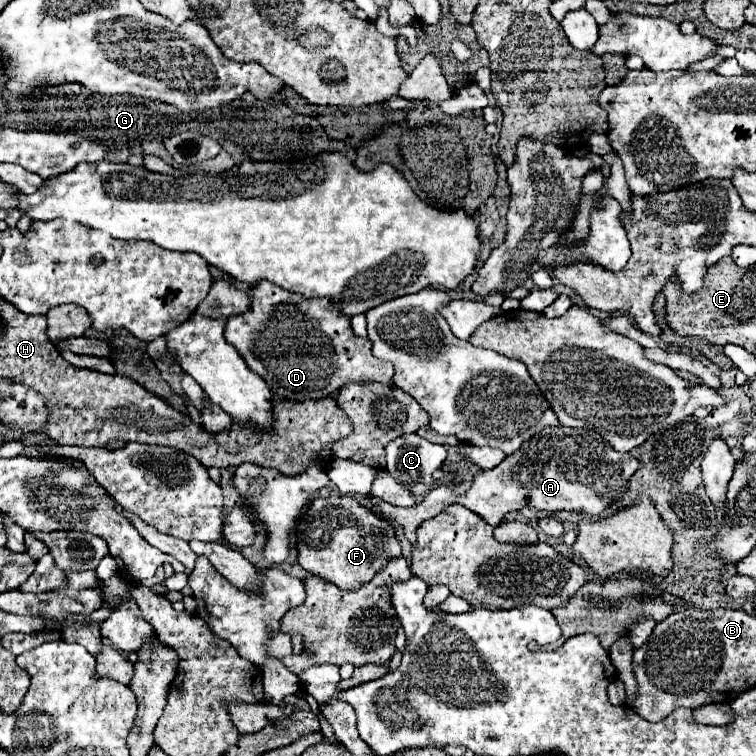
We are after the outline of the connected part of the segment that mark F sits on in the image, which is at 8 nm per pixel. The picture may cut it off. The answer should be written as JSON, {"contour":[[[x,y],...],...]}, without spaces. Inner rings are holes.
{"contour":[[[328,496],[316,498],[306,514],[300,516],[296,528],[298,540],[298,564],[348,592],[364,582],[370,582],[376,572],[382,570],[384,562],[402,556],[402,544],[396,536],[396,528],[386,520],[364,508],[352,496]]]}

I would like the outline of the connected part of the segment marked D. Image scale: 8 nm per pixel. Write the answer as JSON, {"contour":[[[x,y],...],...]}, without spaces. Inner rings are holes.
{"contour":[[[260,282],[260,286],[254,286],[248,294],[252,298],[250,310],[236,318],[228,318],[224,328],[224,338],[238,350],[248,368],[266,380],[268,388],[274,392],[278,400],[304,402],[304,400],[320,400],[326,396],[336,396],[336,390],[340,390],[348,382],[356,382],[362,386],[370,382],[394,386],[392,364],[380,362],[376,356],[372,356],[372,344],[368,340],[358,338],[352,332],[350,320],[344,318],[342,314],[336,314],[336,310],[330,308],[328,298],[304,300],[300,298],[300,294],[280,290],[280,286],[272,286],[270,282]]]}

